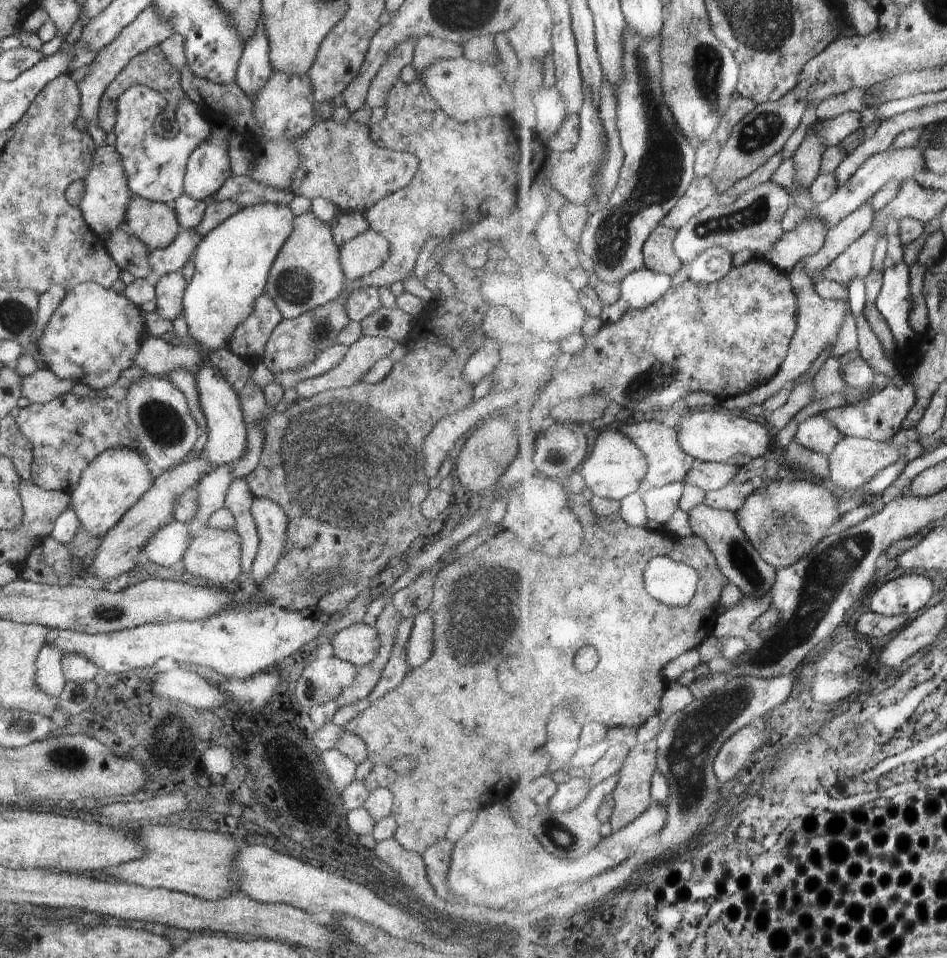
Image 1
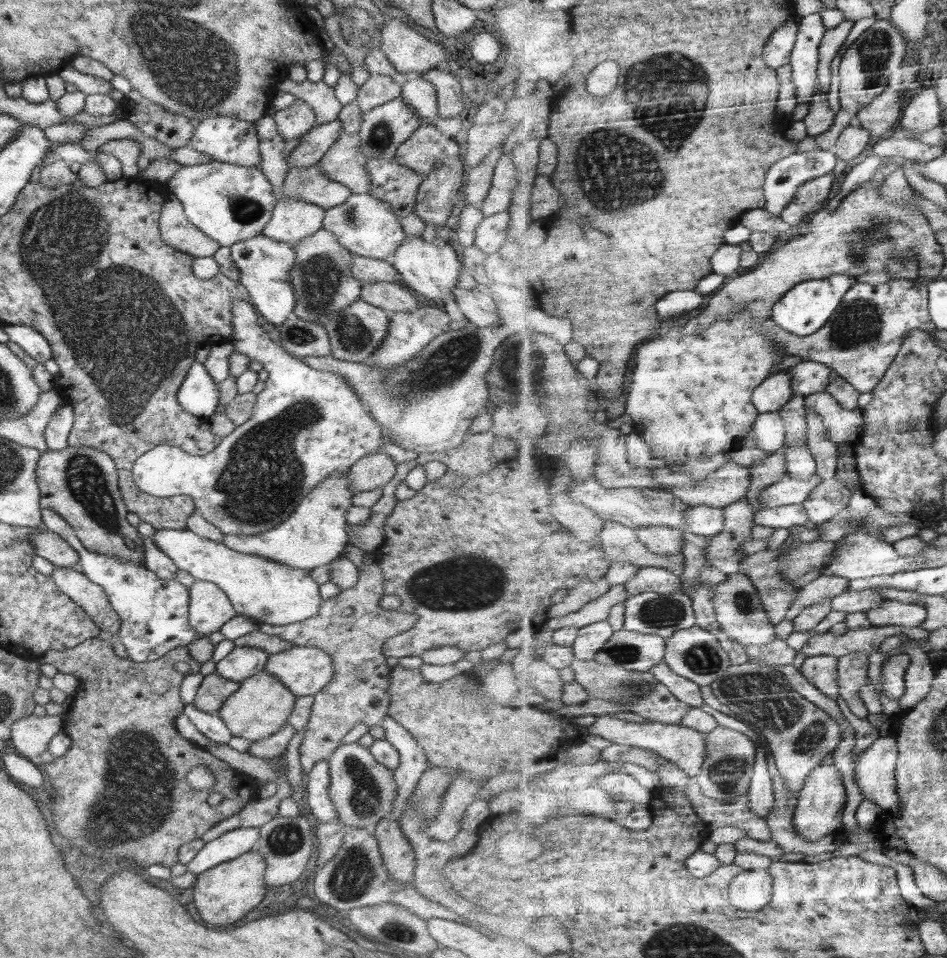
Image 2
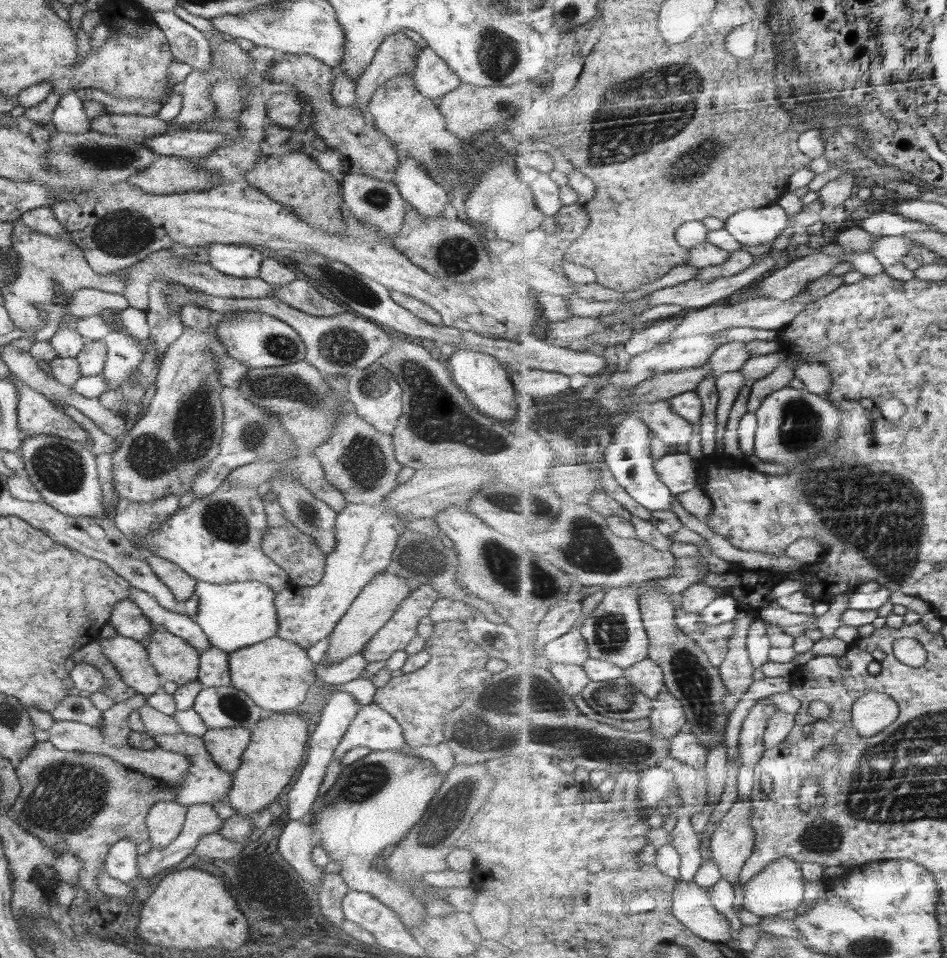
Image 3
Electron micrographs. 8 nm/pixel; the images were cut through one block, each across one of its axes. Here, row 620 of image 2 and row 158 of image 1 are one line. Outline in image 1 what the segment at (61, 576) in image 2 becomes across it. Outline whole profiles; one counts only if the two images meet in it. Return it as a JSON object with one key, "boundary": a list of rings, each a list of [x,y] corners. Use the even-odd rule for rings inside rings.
{"boundary":[[[105,145],[96,148],[90,170],[86,178],[82,180],[82,186],[84,186],[84,194],[82,194],[78,208],[86,224],[104,239],[108,236],[108,232],[121,227],[126,221],[126,208],[133,196],[124,178],[121,158],[115,146]]]}

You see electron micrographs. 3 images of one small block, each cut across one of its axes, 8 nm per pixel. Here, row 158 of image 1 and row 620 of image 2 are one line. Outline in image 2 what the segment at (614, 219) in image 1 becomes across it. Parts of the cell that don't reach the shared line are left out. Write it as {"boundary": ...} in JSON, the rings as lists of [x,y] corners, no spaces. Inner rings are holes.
{"boundary":[[[682,590],[670,594],[645,592],[638,596],[630,596],[626,601],[625,628],[644,634],[654,634],[664,638],[672,638],[679,631],[697,626],[697,612],[693,598]]]}

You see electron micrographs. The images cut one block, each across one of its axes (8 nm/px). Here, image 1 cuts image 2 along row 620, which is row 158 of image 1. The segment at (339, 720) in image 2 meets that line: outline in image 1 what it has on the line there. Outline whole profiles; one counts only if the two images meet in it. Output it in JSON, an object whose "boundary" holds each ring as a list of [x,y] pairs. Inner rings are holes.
{"boundary":[[[349,119],[346,124],[321,121],[304,132],[296,142],[302,164],[294,172],[291,192],[310,200],[326,198],[337,211],[364,213],[392,192],[406,188],[418,171],[419,161],[410,154],[380,148],[370,140],[368,130]]]}

